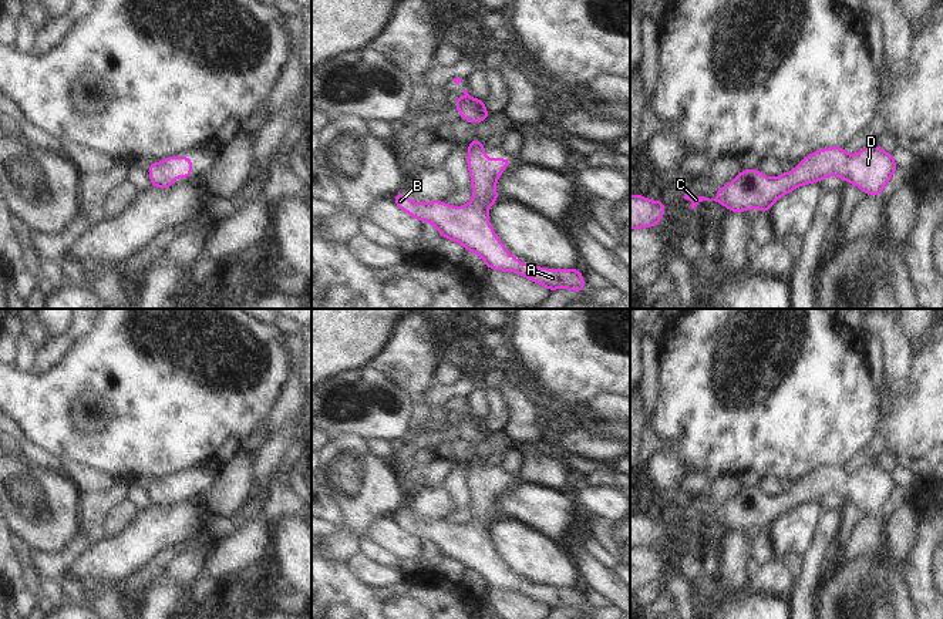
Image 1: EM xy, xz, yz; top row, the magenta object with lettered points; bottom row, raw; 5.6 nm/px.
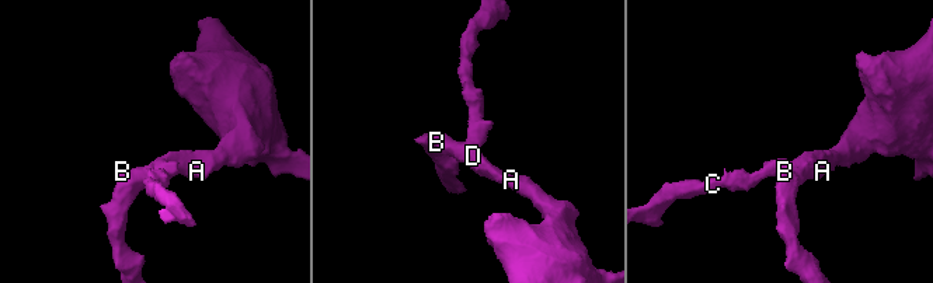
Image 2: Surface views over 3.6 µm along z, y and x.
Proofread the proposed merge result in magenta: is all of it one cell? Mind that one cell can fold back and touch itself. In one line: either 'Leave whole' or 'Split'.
Leave whole.

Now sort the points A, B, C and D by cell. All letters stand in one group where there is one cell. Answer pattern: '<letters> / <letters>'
A B C D

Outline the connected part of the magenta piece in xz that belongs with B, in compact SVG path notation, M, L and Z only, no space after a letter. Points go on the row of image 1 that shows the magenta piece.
M479 139L468 142L467 165L472 186L472 199L468 203L452 206L444 201L414 202L403 189L393 198L394 203L417 221L430 222L441 238L478 255L486 269L518 273L549 292L568 289L582 293L586 286L582 269L548 269L523 263L508 252L492 229L488 213L491 205L499 201L496 181L513 162L508 158L485 158L488 149L482 142Z

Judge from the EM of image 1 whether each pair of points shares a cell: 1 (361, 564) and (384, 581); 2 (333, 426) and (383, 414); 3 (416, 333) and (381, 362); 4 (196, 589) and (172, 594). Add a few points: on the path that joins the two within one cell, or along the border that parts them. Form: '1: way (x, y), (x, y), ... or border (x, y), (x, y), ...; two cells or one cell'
1: way (367, 569), (374, 577), (379, 577); one cell
2: way (346, 421), (359, 420), (370, 414); one cell
3: way (407, 342), (390, 359); one cell
4: border (191, 586), (187, 596); two cells

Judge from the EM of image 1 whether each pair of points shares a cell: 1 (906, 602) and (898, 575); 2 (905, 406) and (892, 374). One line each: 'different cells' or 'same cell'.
1: same cell
2: different cells

